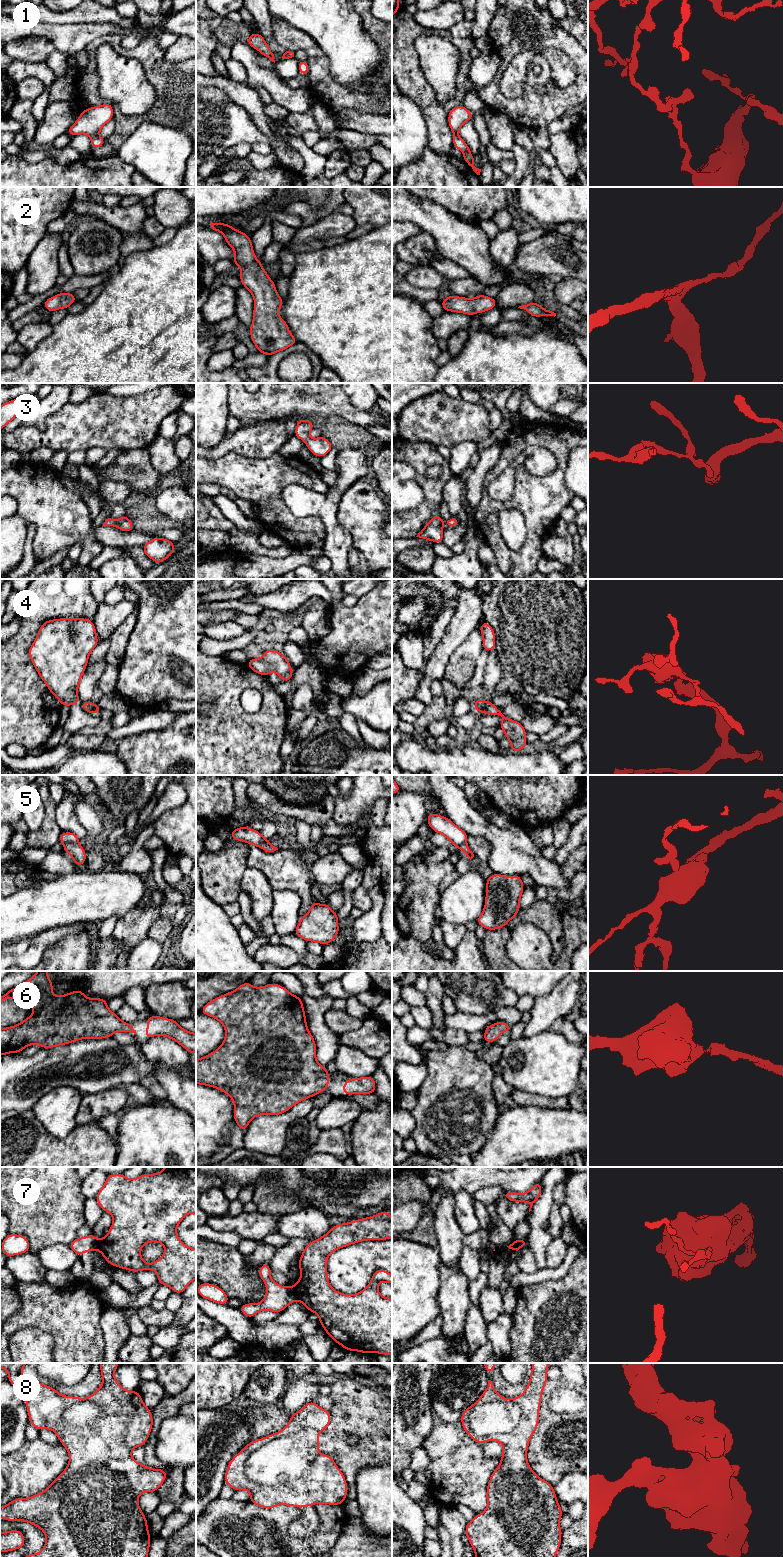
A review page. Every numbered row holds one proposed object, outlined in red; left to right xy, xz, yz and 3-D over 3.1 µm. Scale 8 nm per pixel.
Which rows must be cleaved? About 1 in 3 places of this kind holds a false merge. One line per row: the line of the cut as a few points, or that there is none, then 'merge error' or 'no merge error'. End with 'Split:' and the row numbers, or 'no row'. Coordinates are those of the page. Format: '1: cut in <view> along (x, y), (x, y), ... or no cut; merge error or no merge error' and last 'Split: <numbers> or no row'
1: no cut; no merge error
2: no cut; no merge error
3: no cut; no merge error
4: no cut; no merge error
5: cut in xy along (77, 842), (64, 846); merge error
6: no cut; no merge error
7: cut in xz along (291, 1287), (296, 1298); merge error
8: no cut; no merge error
Split: 5, 7

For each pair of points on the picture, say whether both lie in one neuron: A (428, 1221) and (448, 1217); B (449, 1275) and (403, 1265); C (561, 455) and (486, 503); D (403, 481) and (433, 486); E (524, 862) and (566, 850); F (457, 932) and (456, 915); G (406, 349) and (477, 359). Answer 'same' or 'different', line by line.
A: different
B: different
C: same
D: different
E: different
F: different
G: different

